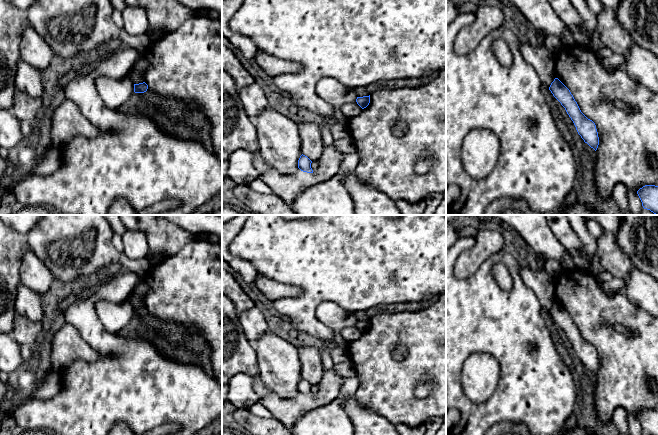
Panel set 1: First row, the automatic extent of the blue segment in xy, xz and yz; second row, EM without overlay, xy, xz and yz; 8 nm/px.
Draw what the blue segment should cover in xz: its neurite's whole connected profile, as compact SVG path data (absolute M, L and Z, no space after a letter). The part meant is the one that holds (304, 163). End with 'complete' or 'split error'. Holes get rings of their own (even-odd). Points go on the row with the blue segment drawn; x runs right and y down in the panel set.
M301 155L298 160L298 168L307 173L313 173L313 170L311 168L312 161L305 155Z; complete

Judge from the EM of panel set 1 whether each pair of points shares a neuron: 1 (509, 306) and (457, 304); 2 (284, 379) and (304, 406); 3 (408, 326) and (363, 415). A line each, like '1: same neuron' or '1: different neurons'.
1: same neuron
2: different neurons
3: different neurons

